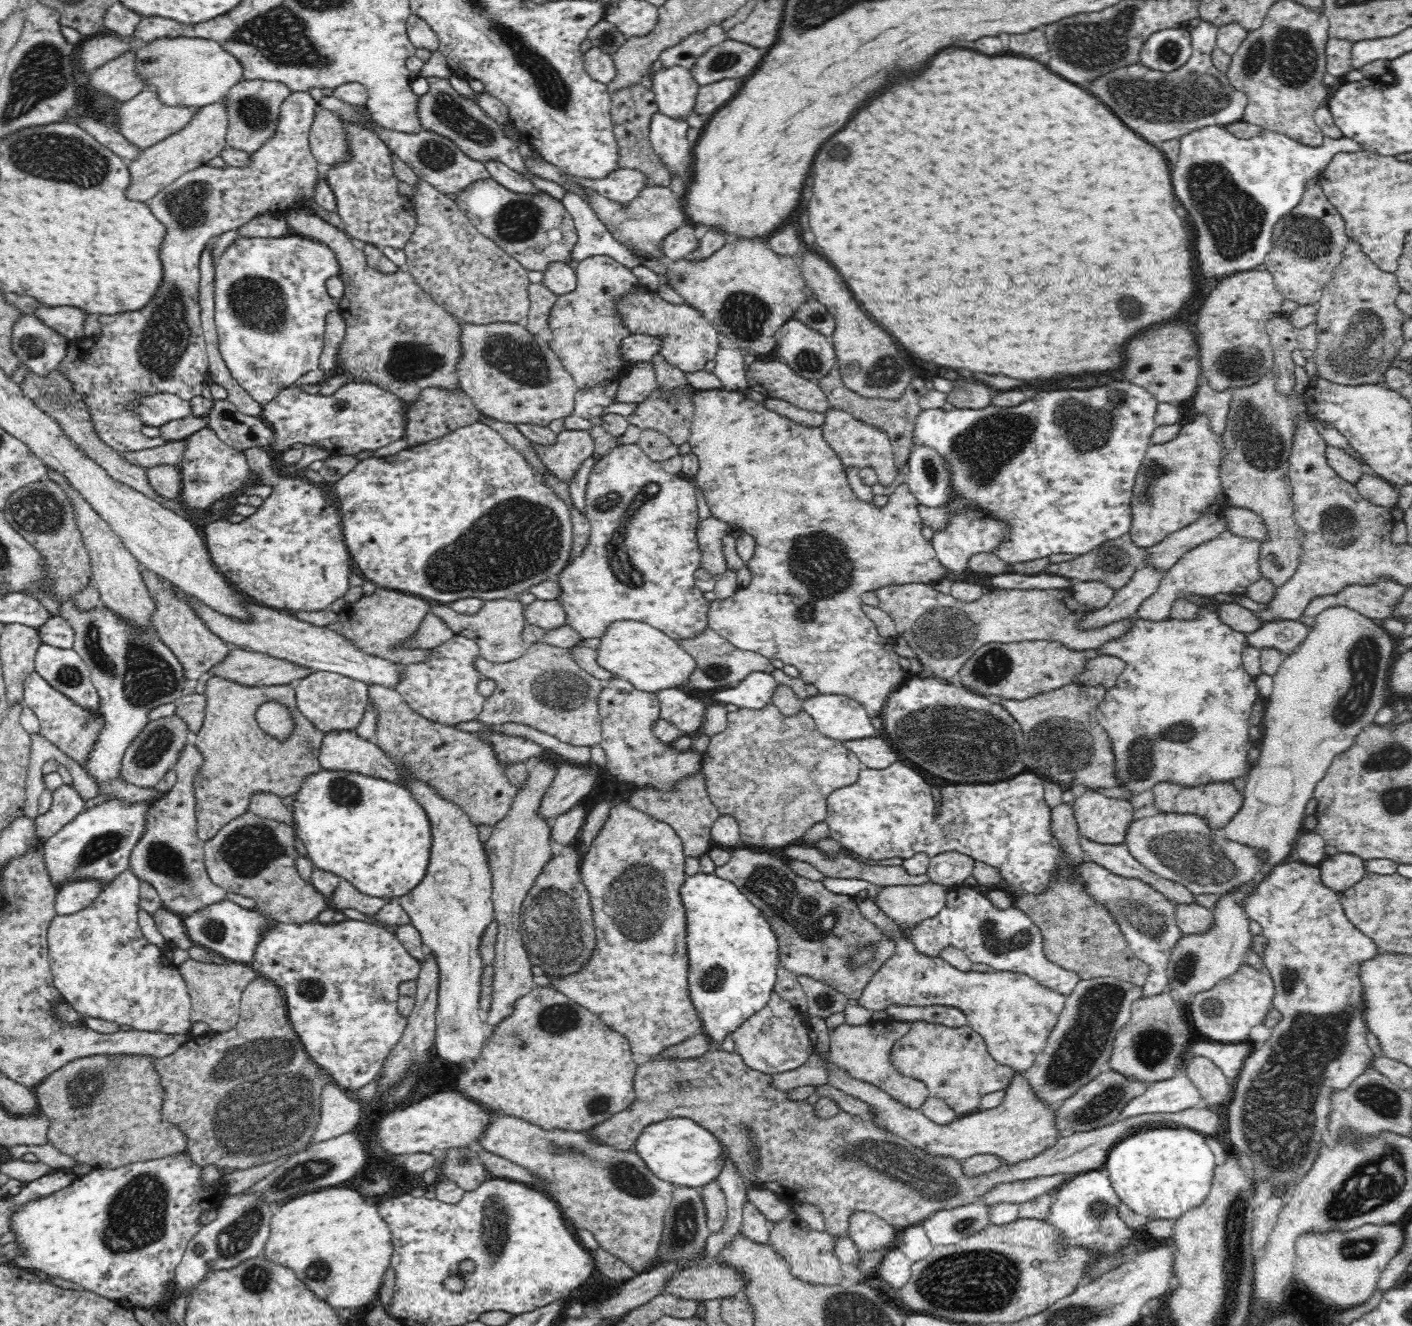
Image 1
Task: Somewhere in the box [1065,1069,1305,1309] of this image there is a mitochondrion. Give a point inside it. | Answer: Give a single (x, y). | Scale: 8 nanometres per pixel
(1098, 1208)

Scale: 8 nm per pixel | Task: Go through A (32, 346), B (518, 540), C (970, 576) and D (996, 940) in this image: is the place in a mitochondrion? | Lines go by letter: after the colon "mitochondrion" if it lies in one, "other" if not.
A: mitochondrion
B: mitochondrion
C: other
D: mitochondrion

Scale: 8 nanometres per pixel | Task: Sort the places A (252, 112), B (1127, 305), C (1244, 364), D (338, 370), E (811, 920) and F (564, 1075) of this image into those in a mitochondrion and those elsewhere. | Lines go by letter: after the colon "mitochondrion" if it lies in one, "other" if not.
A: mitochondrion
B: mitochondrion
C: mitochondrion
D: other
E: mitochondrion
F: other

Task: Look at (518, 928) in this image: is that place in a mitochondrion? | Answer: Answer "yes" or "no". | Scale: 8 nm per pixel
yes

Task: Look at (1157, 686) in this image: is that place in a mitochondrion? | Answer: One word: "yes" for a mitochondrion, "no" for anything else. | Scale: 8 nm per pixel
no

